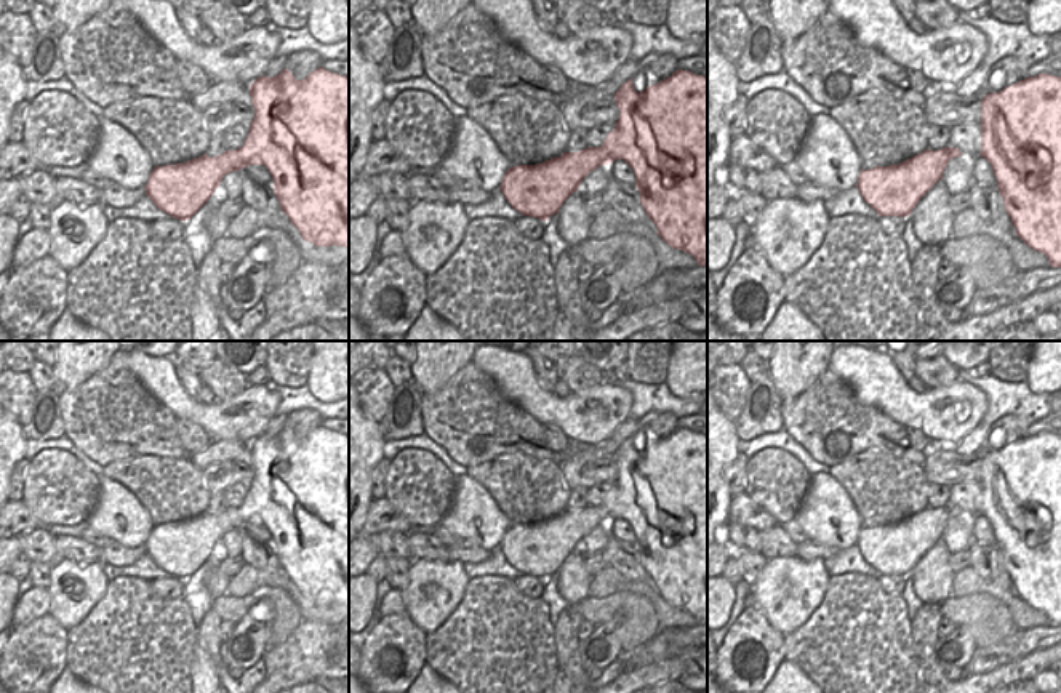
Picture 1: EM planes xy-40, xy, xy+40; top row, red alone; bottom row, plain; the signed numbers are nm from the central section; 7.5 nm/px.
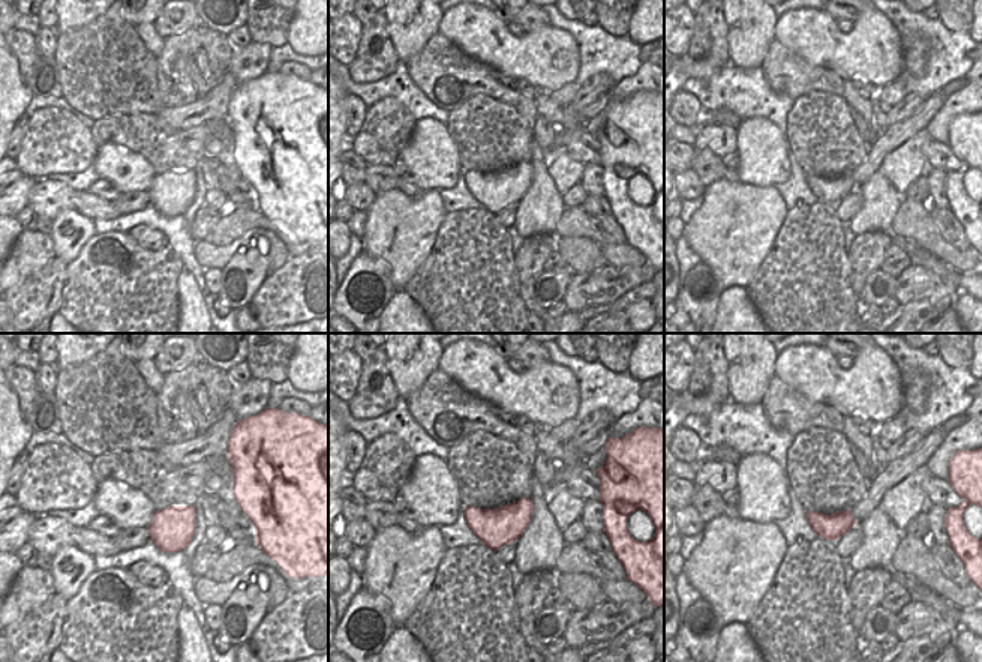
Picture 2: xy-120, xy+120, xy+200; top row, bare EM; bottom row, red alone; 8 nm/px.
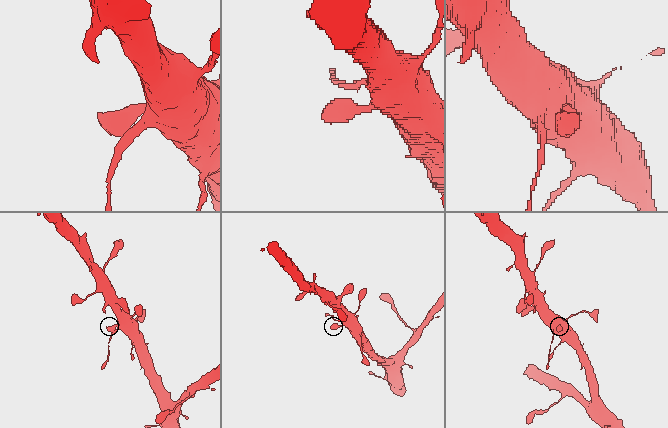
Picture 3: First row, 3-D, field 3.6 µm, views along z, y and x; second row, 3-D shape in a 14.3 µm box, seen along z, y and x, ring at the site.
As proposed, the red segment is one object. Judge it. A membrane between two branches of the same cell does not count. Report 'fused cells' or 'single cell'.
single cell

